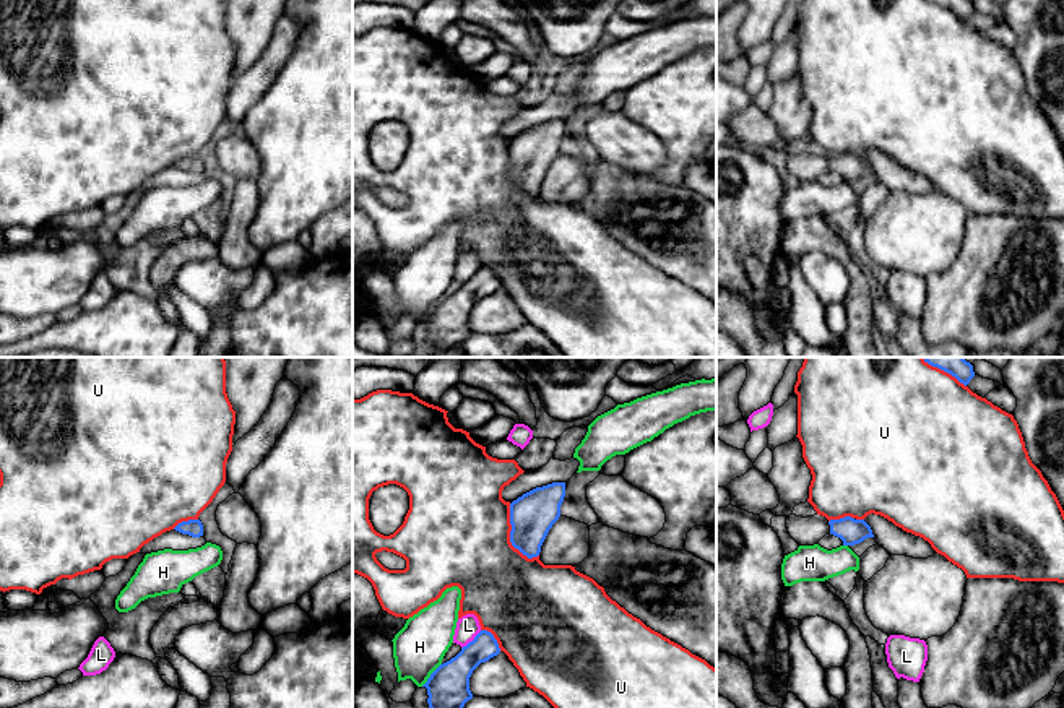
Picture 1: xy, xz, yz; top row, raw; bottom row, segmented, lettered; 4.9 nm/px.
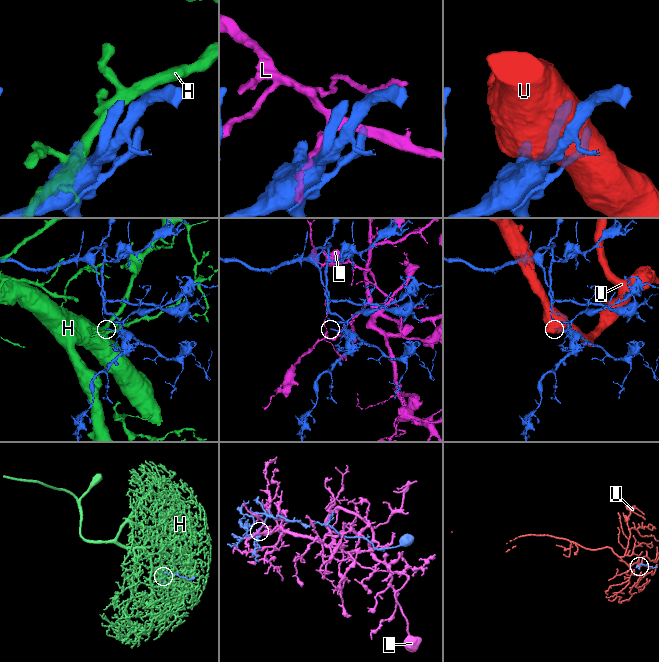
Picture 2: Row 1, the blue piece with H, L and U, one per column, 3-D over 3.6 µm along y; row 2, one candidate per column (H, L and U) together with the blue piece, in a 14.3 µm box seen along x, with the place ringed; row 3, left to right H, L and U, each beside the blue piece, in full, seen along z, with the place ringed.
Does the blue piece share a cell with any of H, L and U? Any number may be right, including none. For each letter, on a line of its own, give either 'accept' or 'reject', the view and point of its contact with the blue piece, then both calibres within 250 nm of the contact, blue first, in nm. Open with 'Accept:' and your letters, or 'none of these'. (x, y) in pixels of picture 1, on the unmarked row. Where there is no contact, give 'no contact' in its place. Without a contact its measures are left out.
Accept: none of these
H: reject | xz (431, 310) | 200/260 nm
L: reject | xz (473, 276) | 200/110 nm
U: reject | xz (510, 172) | 220/500 nm

